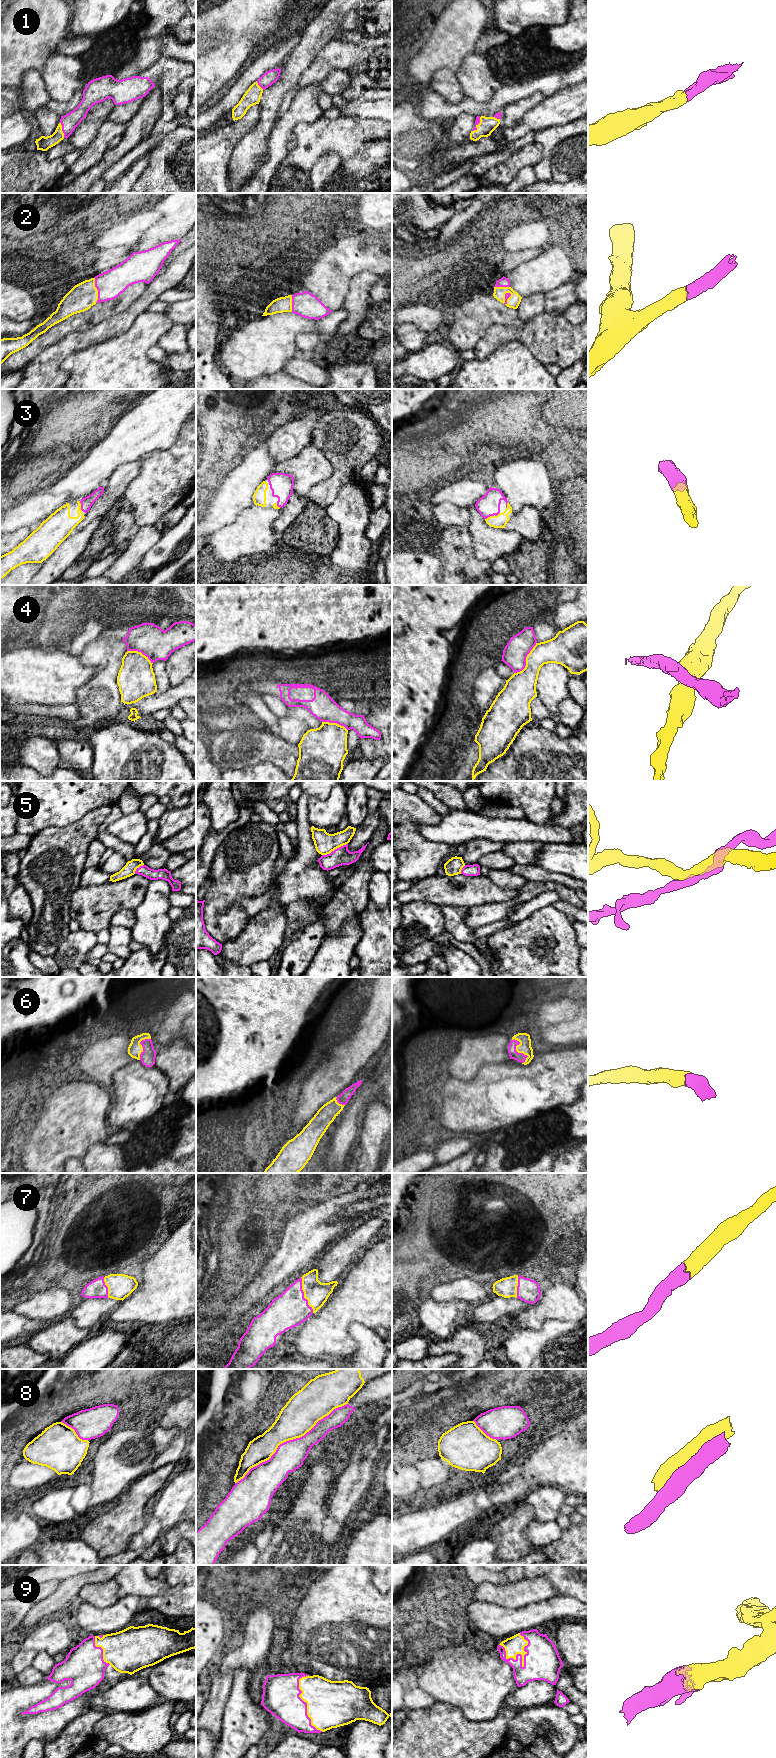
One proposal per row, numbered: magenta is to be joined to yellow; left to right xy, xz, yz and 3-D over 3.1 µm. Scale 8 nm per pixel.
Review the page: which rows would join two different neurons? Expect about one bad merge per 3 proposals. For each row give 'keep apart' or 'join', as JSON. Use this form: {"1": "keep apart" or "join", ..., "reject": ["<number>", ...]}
{"1": "join", "2": "join", "3": "join", "4": "keep apart", "5": "keep apart", "6": "join", "7": "join", "8": "keep apart", "9": "join", "reject": ["4", "5", "8"]}

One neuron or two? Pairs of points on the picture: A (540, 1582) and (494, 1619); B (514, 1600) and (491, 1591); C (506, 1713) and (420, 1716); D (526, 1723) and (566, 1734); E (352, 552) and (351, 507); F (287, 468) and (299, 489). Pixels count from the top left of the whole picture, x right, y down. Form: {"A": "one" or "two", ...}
{"A": "two", "B": "one", "C": "one", "D": "one", "E": "one", "F": "one"}

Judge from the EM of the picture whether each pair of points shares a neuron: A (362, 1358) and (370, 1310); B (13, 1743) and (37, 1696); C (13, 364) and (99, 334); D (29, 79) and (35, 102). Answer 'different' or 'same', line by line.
A: different
B: same
C: different
D: same

